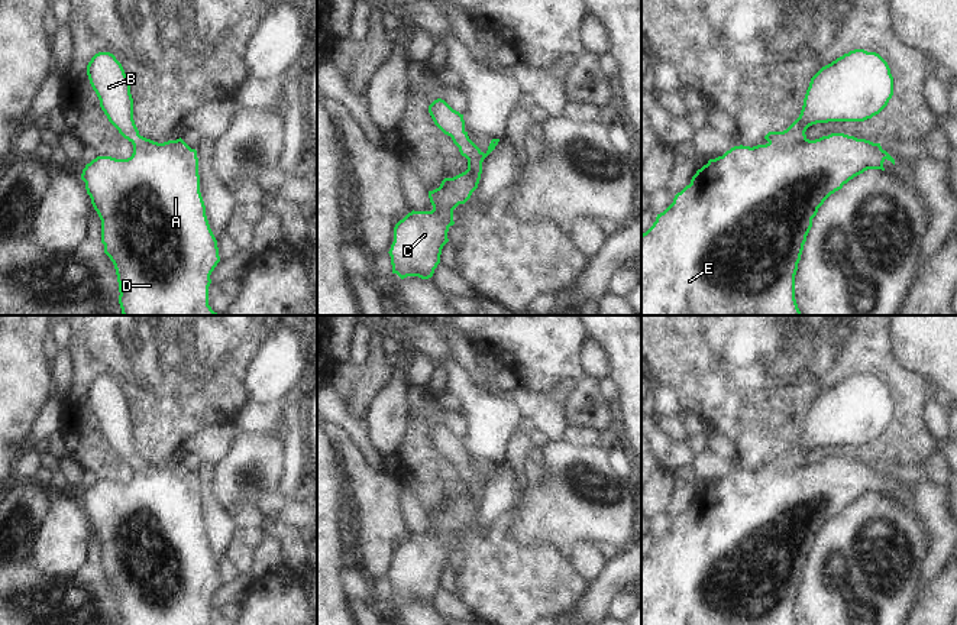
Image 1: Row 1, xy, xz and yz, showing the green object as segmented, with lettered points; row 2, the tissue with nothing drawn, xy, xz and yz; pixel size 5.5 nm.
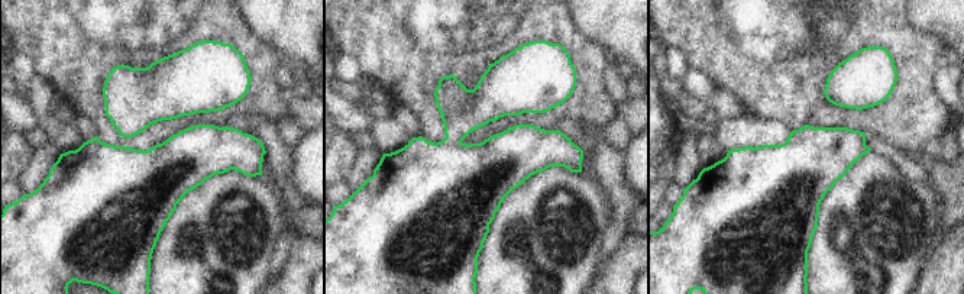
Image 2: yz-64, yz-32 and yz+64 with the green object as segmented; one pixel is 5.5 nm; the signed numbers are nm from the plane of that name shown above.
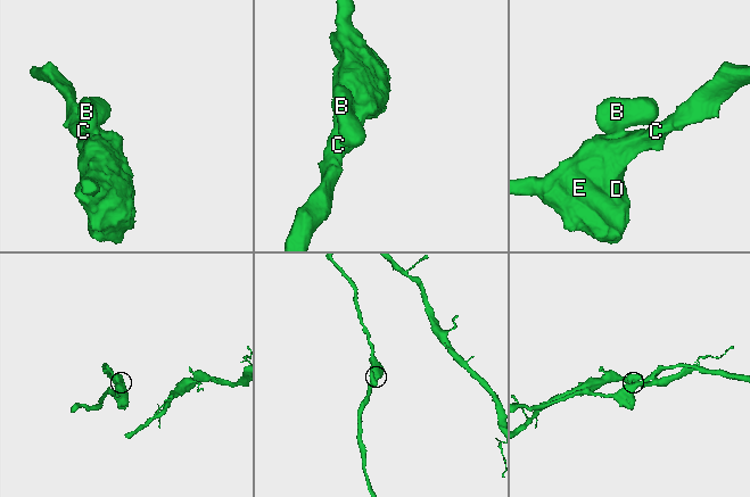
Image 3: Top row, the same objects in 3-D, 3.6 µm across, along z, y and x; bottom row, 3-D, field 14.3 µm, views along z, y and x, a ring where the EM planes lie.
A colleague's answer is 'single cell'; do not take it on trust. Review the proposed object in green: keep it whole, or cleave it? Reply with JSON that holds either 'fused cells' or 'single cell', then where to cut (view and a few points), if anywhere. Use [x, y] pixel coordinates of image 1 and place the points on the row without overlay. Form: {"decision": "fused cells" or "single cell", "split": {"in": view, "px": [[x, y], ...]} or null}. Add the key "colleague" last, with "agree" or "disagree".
{"decision": "single cell", "split": null, "colleague": "agree"}

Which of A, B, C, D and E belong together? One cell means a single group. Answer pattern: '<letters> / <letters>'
A B C D E

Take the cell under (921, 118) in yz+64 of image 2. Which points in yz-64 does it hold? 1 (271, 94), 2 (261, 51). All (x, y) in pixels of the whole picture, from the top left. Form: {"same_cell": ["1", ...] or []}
{"same_cell": ["1", "2"]}

